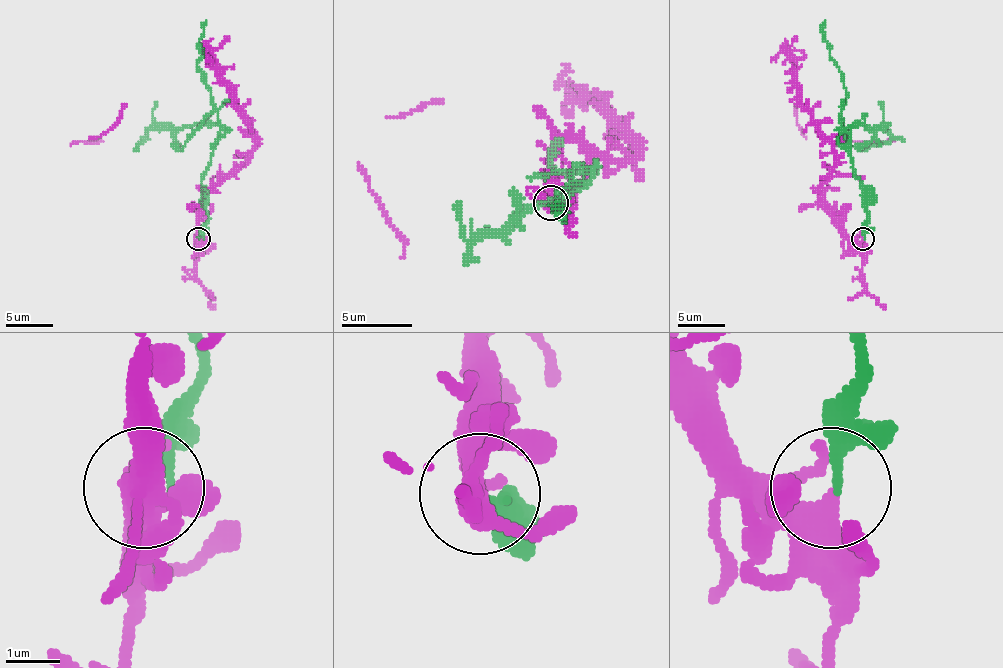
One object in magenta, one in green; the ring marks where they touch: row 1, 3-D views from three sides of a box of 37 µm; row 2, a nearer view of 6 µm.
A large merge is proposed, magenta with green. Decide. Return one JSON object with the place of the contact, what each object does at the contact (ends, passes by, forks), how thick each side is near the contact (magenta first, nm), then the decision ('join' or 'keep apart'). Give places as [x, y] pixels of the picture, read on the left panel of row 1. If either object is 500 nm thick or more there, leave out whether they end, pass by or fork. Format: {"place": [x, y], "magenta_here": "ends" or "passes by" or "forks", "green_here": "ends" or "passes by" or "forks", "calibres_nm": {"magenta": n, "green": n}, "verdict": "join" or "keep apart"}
{"place": [198, 239], "magenta_here": "passes by", "green_here": "ends", "calibres_nm": {"magenta": 320, "green": 240}, "verdict": "keep apart"}

